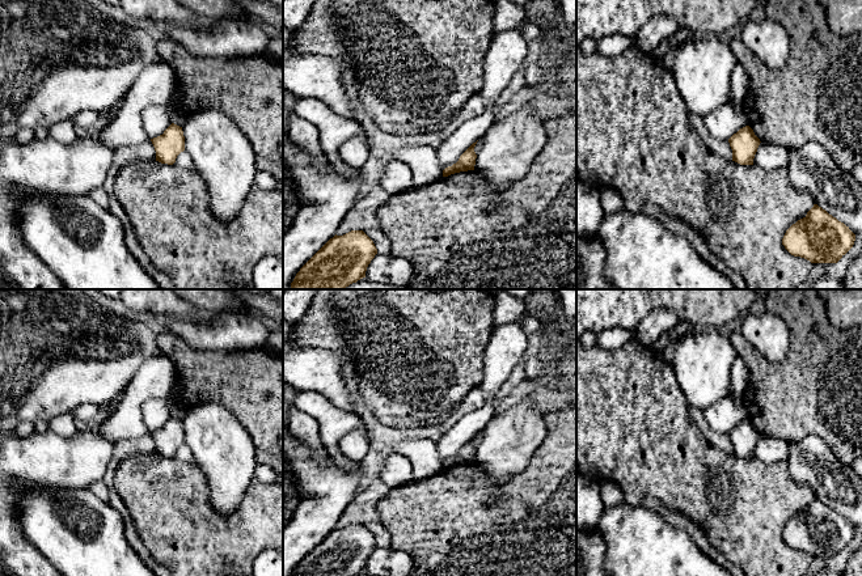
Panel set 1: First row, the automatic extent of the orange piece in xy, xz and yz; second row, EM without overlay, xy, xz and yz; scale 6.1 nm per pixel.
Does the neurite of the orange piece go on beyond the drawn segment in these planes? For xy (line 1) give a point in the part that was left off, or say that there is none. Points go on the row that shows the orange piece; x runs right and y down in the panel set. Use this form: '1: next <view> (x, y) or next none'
1: next none

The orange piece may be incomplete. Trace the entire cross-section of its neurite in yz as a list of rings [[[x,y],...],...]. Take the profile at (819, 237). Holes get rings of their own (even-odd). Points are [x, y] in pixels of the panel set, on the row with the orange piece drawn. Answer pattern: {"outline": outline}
{"outline": [[[814,204],[803,219],[786,230],[782,245],[791,255],[811,263],[837,263],[854,241],[855,234],[849,226]]]}

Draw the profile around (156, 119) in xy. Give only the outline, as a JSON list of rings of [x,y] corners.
[[[148,106],[141,113],[143,127],[149,139],[157,137],[172,124],[168,106]]]

